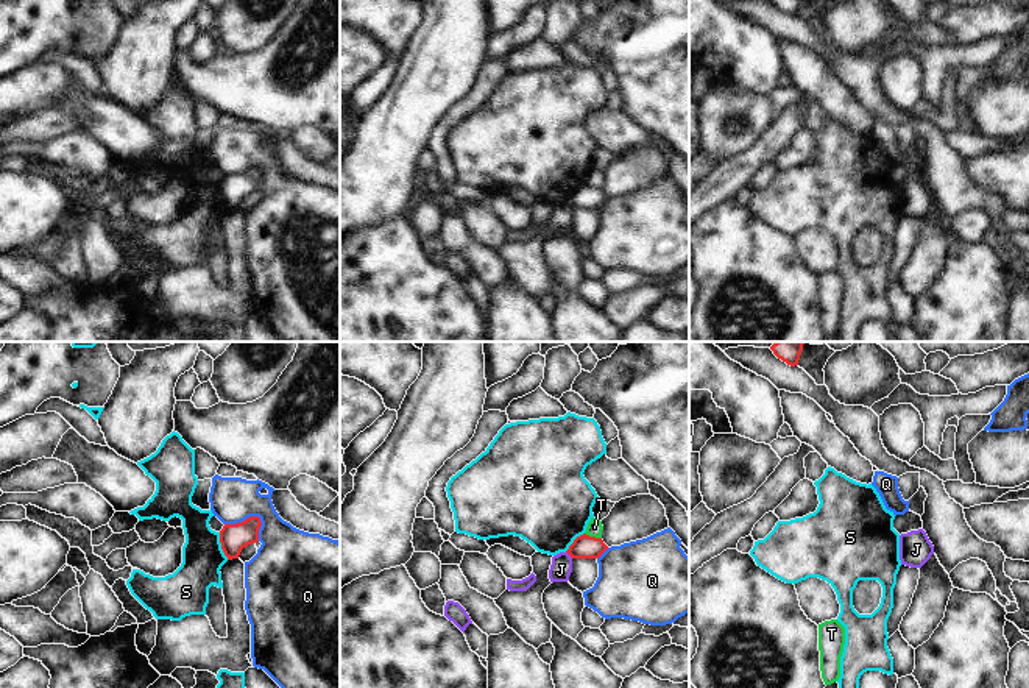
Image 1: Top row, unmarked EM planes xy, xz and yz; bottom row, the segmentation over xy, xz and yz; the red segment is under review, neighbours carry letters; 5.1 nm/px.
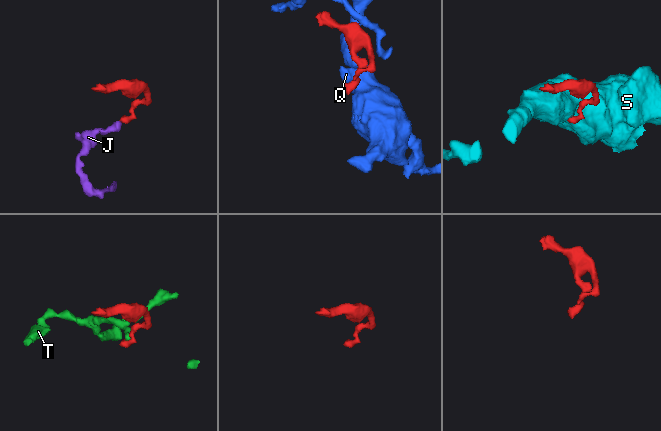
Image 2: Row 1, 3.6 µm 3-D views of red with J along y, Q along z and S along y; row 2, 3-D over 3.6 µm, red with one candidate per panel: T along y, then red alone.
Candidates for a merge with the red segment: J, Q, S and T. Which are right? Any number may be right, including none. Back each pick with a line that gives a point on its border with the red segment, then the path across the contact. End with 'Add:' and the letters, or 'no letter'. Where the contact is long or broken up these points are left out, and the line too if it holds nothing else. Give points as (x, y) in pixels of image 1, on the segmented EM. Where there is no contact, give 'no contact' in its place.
Add: no letter

